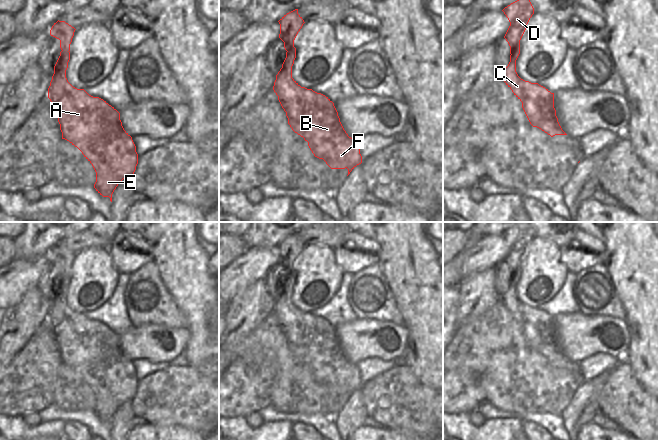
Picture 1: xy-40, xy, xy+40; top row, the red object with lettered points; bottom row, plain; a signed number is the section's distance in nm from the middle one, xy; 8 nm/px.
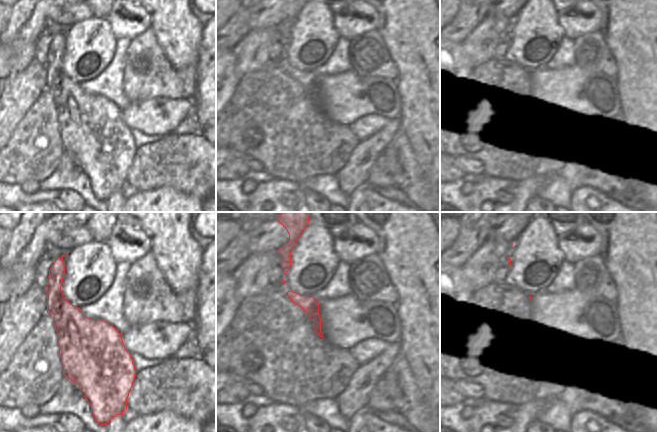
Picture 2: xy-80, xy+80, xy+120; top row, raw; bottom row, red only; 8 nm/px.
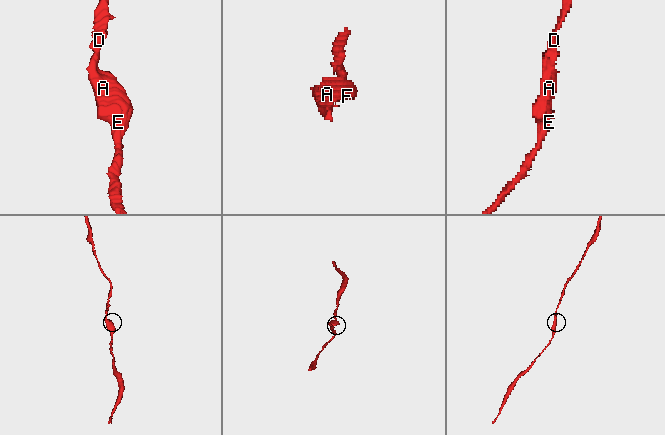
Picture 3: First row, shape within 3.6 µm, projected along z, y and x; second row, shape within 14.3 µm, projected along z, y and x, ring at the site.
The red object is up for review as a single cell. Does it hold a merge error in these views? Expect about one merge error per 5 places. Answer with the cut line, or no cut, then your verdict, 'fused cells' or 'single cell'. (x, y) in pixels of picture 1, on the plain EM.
no cut | single cell

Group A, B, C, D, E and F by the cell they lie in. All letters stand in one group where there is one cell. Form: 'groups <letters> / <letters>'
groups A B C D E F

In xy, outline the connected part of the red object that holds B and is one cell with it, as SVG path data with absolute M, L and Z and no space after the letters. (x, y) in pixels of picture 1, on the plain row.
M295 233L284 239L279 245L279 262L284 266L286 282L282 292L276 299L273 314L278 320L278 324L286 336L288 348L292 354L308 366L308 370L315 381L323 383L331 393L348 393L348 399L359 388L362 387L360 372L344 354L334 327L325 319L317 317L312 313L301 311L292 302L292 290L296 282L296 272L294 264L305 247Z

